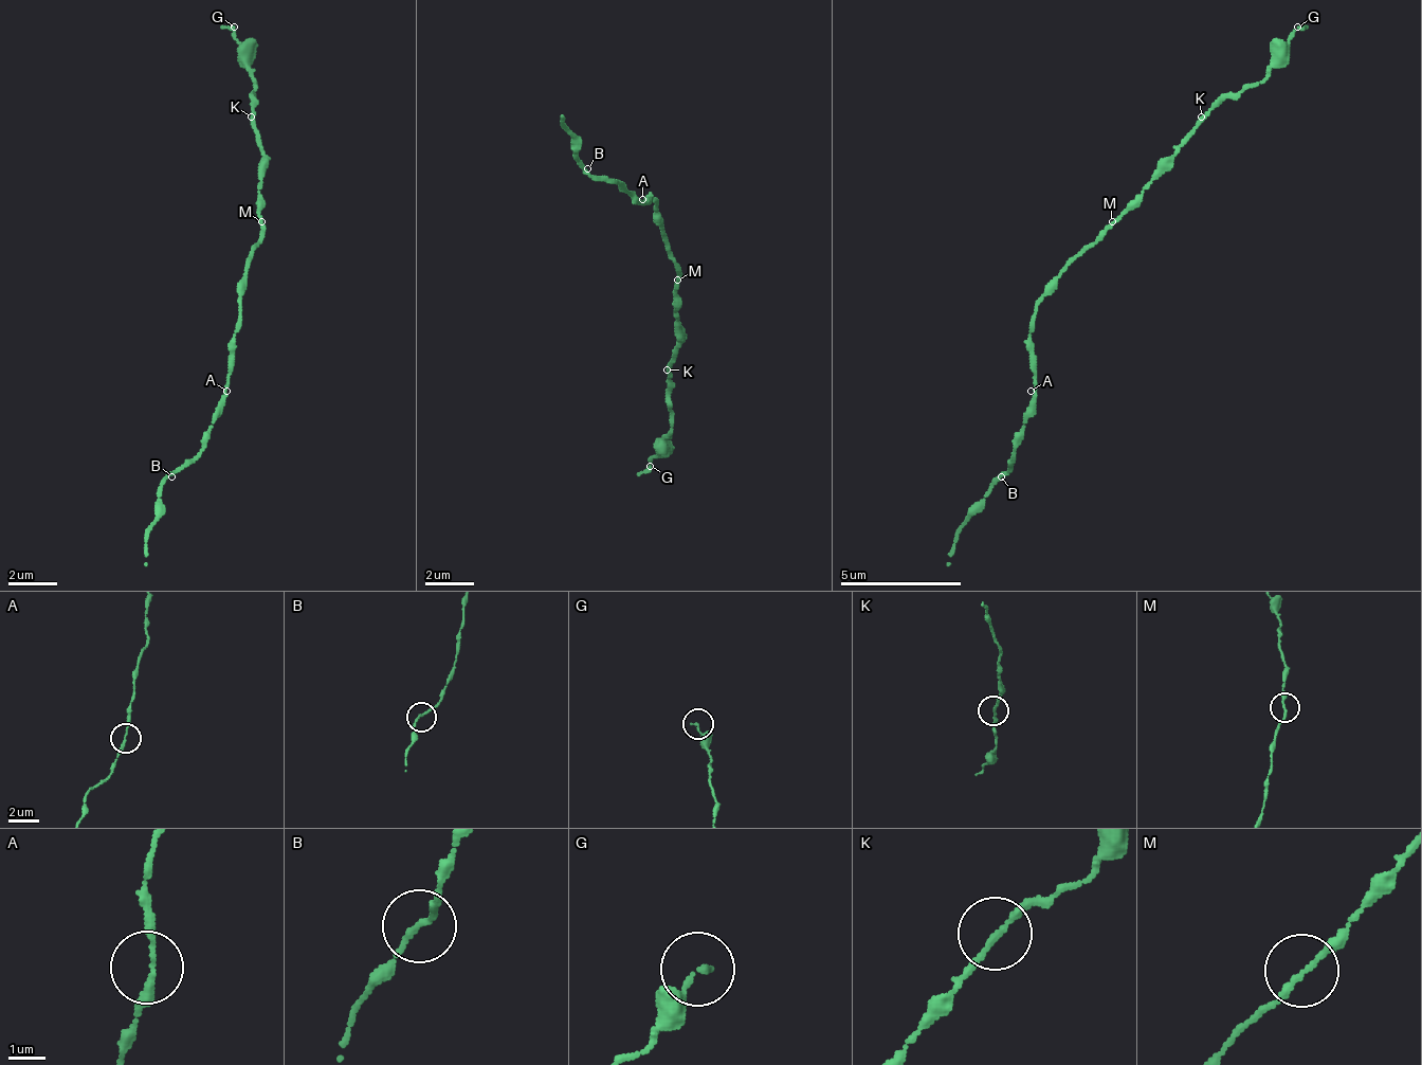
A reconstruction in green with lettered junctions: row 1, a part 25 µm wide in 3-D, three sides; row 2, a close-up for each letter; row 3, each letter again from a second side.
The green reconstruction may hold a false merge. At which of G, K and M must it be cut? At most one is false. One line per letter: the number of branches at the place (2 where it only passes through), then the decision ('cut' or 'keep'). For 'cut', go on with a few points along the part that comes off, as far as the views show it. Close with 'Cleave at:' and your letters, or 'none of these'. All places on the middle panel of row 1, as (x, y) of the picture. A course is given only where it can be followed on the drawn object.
G: 1 | keep
K: 2 | keep
M: 2 | keep
Cleave at: none of these

